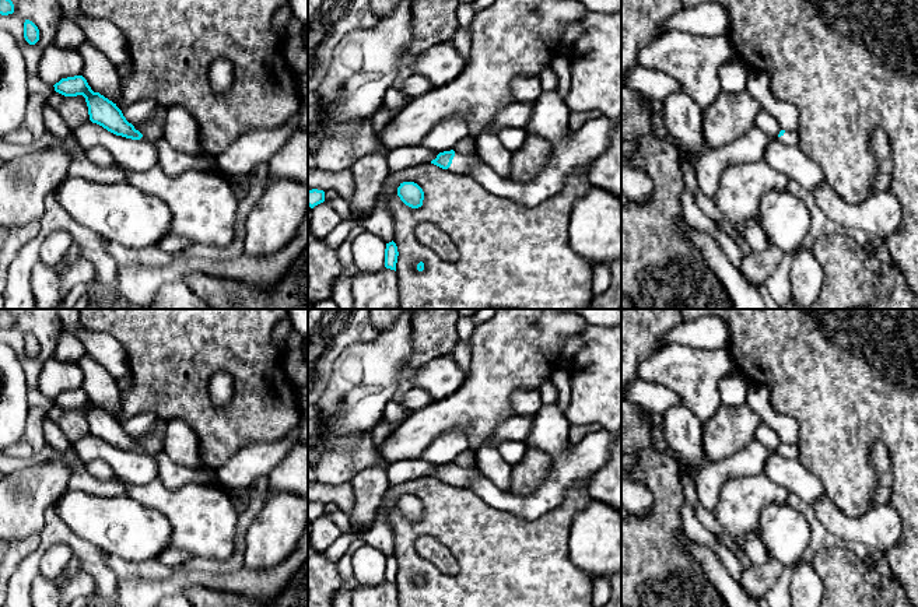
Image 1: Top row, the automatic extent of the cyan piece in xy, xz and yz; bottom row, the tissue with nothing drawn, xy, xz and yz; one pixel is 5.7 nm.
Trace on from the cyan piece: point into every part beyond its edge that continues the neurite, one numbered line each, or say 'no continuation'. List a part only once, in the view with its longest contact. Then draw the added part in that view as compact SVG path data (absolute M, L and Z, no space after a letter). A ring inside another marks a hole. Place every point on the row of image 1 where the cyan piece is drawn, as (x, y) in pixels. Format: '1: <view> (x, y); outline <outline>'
1: xz (462, 164); outline M455 152L455 157L448 171L456 175L469 175L470 169L480 164L483 164L483 159L477 152L470 155Z

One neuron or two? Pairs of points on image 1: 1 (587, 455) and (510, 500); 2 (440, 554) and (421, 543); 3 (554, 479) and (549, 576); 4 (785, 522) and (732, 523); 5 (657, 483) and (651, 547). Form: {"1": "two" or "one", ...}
{"1": "one", "2": "one", "3": "two", "4": "two", "5": "one"}

